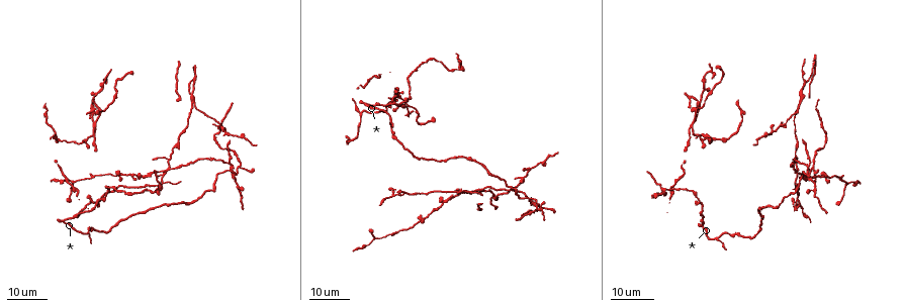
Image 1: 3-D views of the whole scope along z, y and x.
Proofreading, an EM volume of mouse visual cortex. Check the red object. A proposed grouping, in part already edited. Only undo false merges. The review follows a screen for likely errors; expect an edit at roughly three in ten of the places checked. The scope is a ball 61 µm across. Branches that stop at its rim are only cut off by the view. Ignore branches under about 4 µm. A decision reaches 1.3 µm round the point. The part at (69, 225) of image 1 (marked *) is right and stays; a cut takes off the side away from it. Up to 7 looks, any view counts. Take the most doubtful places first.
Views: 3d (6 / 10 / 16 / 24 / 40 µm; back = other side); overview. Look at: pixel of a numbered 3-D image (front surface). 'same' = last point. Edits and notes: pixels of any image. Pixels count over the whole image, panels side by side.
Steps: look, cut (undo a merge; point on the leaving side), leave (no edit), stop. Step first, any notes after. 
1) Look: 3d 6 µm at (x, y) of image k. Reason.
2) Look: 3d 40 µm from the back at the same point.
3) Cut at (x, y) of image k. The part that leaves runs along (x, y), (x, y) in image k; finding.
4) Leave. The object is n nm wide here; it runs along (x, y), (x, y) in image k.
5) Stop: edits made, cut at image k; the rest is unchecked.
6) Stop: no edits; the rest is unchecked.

Look: 3d 16 µm at (236, 176) of image 1. Two arms at a narrow angle.

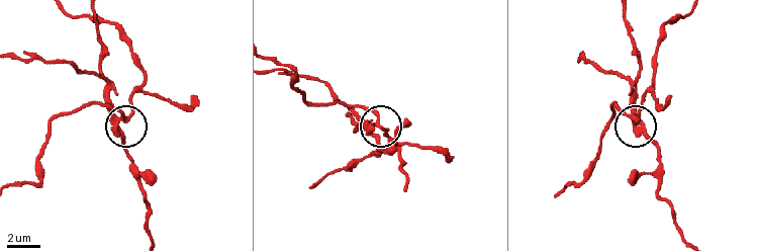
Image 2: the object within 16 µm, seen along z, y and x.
Look: 3d 10 µm at (379, 126) of image 2.

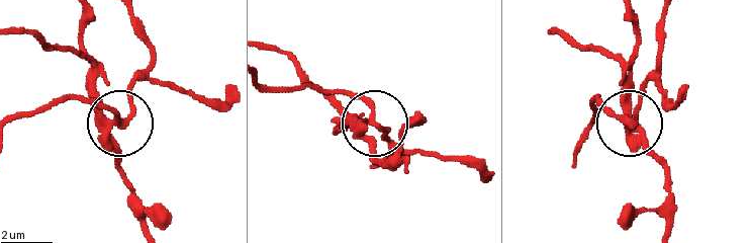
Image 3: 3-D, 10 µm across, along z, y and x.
Cut at (108, 82) of image 3. The part that leaves runs along (107, 117), (87, 61), (9, 34) in image 3; two neurons meet here.

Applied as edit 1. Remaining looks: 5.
Look: overview.

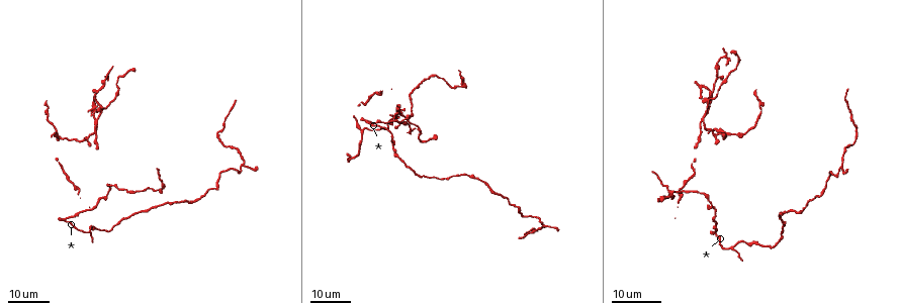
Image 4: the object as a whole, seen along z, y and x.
Look: 3d 24 µm at (386, 125) of image 4. Narrows sharply.

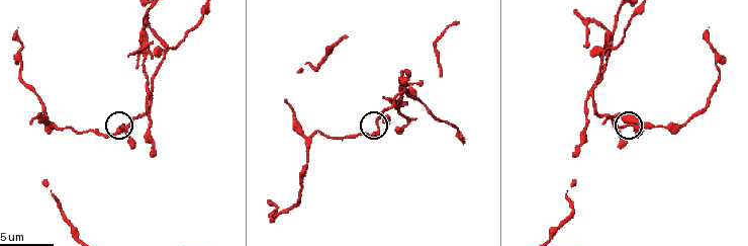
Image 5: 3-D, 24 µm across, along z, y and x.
Look: 3d 6 µm at (122, 123) of image 5.

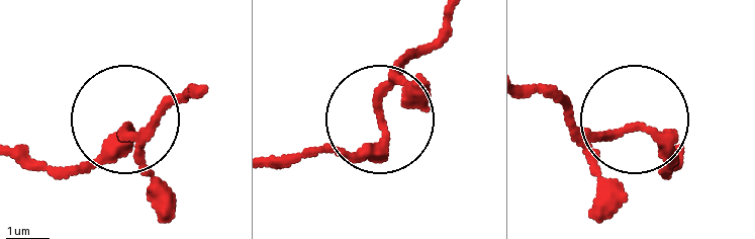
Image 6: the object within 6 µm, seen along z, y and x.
Leave. One neuron here.

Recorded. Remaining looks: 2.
Look: 3d 16 µm at (217, 182) of image 4. Sudden change in width.

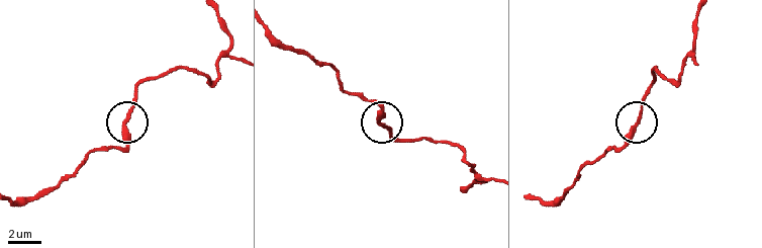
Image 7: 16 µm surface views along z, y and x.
Look: 3d 10 µm at (636, 124) of image 7.

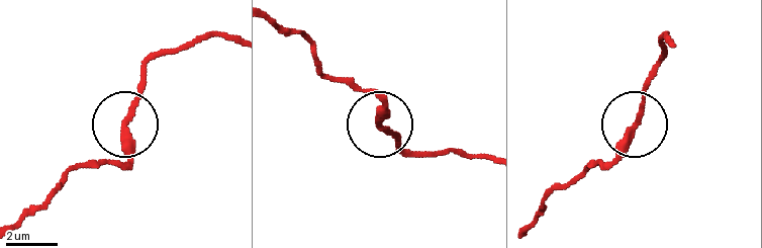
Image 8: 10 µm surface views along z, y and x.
Leave. It runs along (524, 231), (554, 194), (586, 168), (616, 155), (649, 72) in image 8; one neuron here.

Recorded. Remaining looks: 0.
Stop: edits made, cut at image 3; the rest is unchecked.

